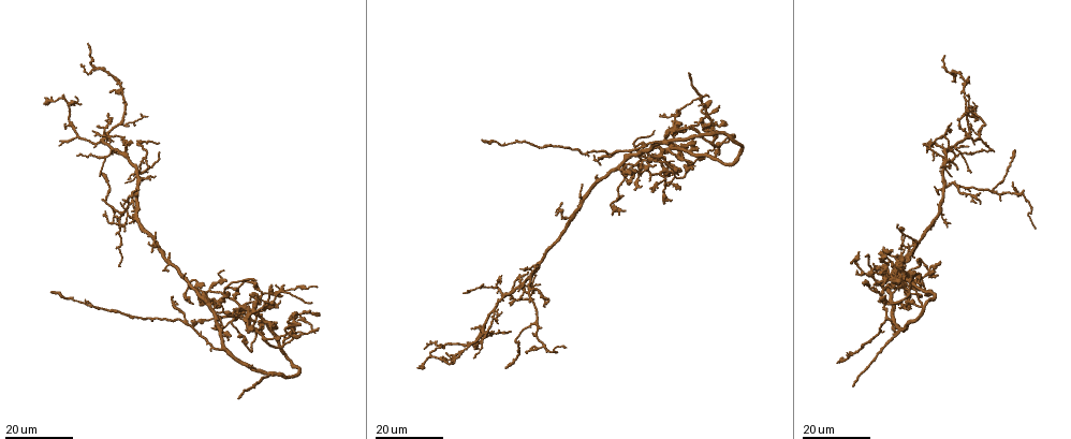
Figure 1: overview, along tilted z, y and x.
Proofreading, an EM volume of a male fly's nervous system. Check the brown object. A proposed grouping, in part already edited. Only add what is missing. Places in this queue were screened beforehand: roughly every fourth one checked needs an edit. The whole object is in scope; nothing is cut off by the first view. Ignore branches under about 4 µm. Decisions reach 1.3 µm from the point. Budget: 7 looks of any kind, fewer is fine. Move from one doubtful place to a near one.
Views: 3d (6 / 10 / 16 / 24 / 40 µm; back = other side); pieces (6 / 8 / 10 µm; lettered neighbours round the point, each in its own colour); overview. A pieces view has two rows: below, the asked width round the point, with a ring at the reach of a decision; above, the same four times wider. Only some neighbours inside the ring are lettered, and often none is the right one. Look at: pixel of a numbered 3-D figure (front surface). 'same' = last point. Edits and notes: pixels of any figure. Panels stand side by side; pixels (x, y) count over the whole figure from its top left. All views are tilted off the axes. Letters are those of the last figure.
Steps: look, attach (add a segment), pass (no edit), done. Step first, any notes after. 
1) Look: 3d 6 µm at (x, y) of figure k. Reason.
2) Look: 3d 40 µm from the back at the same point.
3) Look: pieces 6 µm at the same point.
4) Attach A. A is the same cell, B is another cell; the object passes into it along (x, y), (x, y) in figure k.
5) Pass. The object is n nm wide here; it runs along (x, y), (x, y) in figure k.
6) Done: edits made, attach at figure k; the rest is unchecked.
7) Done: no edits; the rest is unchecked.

Look: 3d 24 µm at (881, 286) of figure 1. Free end.

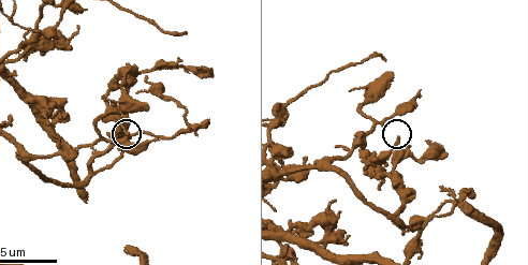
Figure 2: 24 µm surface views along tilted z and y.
Look: pieces 6 µm at (126, 134) of figure 2. See the neighbours.

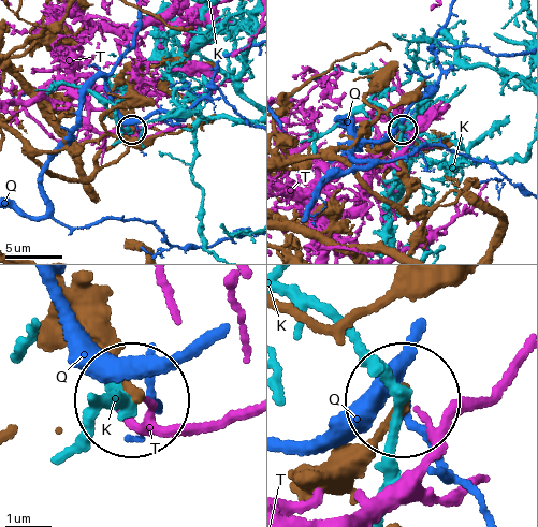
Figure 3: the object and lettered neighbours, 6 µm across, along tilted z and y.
Pass. K, Q and T are other cells; it runs along (297, 469), (359, 448), (394, 409) in figure 3; none of them fits.

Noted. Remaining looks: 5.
Look: 3d 24 µm at (239, 396) of figure 1. Branch stops here.

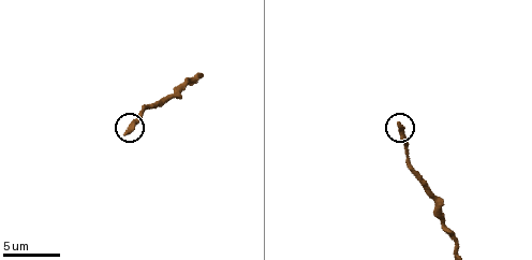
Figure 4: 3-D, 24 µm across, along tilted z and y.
Look: pieces 8 µm at (127, 135) of figure 4.

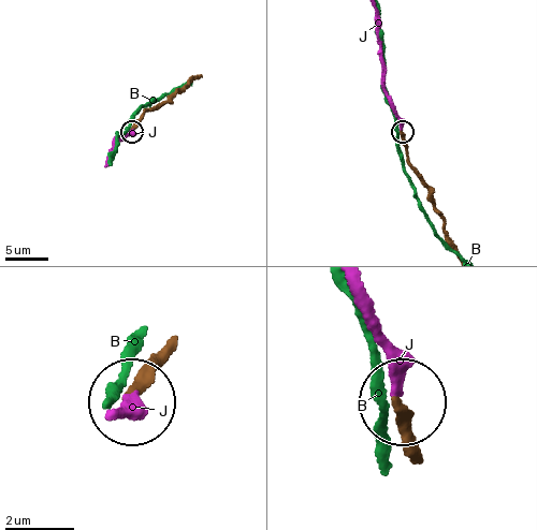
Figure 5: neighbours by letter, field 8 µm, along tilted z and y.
Attach J. J is the same cell, B is another cell; the object passes into it along (421, 454), (354, 285) in figure 5; it goes on there.

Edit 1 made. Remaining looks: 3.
Look: 3d 16 µm at (654, 133) of figure 1. End of a long branch.

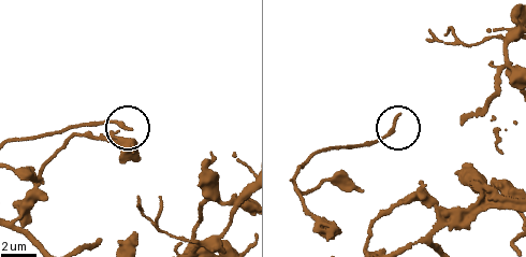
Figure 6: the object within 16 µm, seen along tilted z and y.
Look: pieces 6 µm at (397, 116) of figure 6. What lies round it.

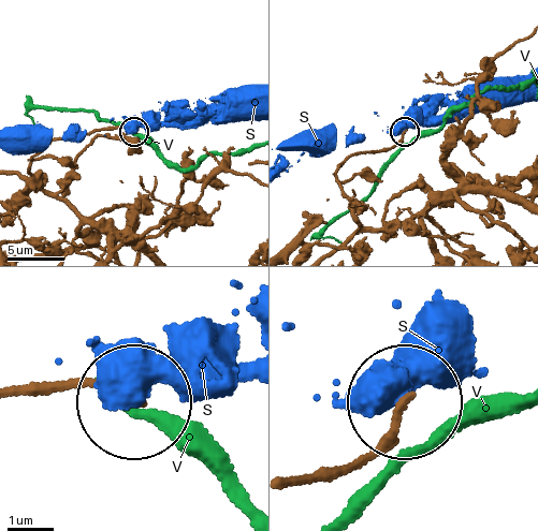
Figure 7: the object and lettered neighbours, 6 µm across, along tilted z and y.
Pass. The object is 130 nm wide here; S and V are other cells; it runs along (380, 229), (359, 222), (337, 168), (391, 148), (404, 132) in figure 7; no lettered segment goes on from it.

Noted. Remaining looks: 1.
Look: pieces 10 µm at (157, 136) of figure 2. Thin end.

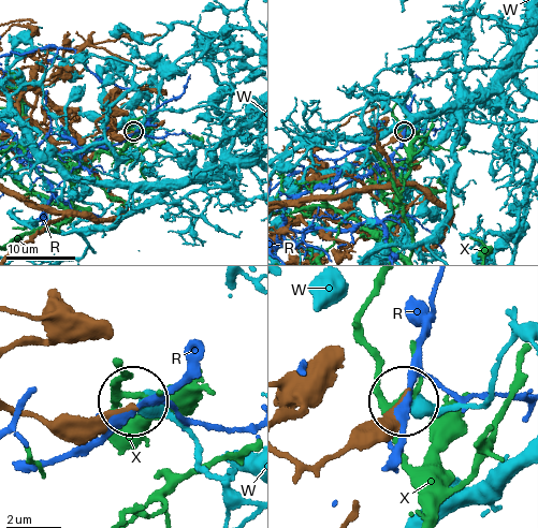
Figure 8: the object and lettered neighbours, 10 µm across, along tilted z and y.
Pass. R, W and X are other cells; it runs along (307, 472), (401, 399) in figure 8; none of them fits.

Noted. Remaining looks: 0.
Done: edits made, attach at figure 5; the rest is unchecked.

